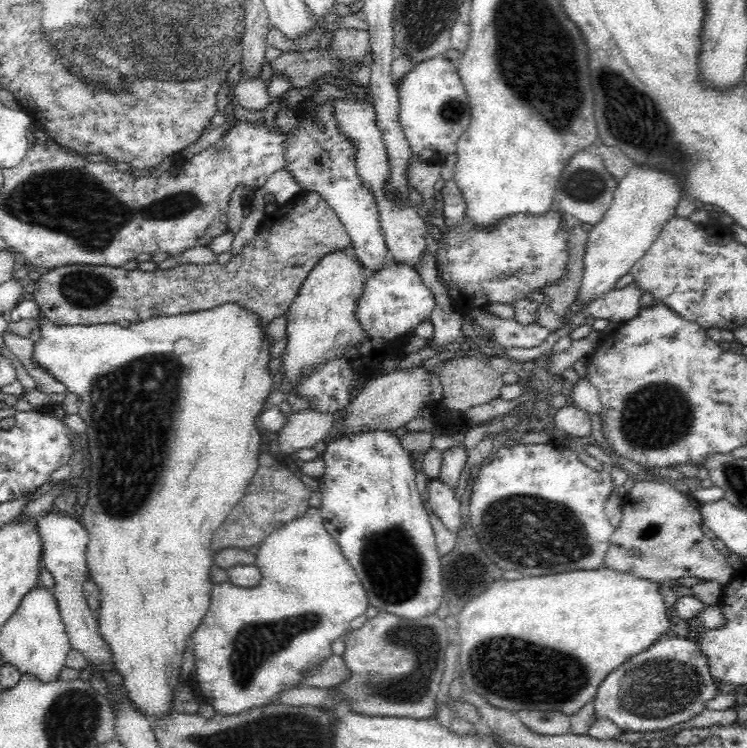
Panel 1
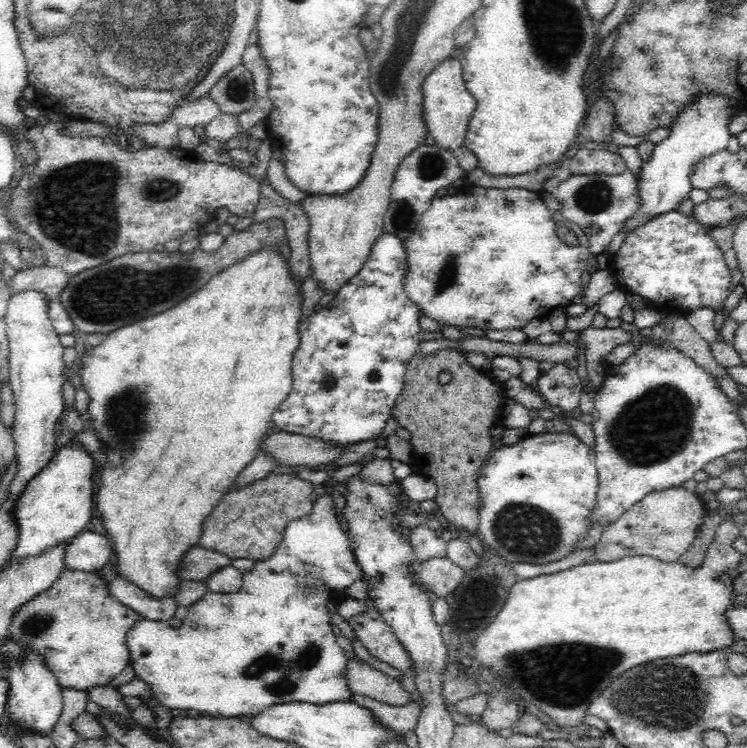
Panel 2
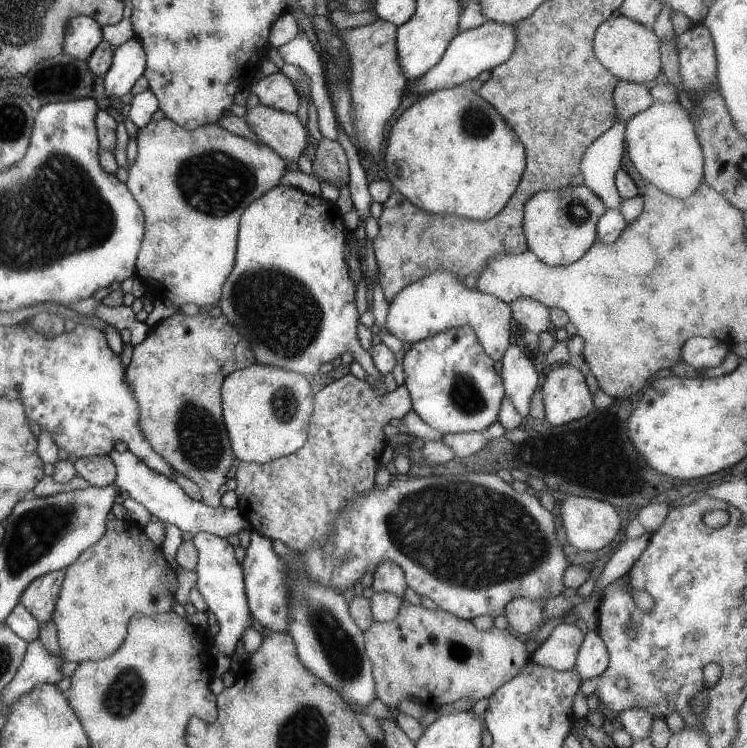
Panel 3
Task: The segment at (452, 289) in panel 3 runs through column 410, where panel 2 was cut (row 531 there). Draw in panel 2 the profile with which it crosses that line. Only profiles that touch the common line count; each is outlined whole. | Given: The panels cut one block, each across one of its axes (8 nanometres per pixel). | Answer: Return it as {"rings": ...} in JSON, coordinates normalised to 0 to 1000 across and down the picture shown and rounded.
{"rings":[[[435,662],[426,664],[419,671],[416,687],[396,695],[390,695],[383,701],[378,711],[378,722],[369,730],[369,735],[356,746],[356,749],[343,749],[337,759],[325,765],[325,779],[319,791],[278,791],[269,802],[249,810],[250,822],[242,829],[242,836],[233,841],[225,830],[217,829],[185,829],[171,845],[169,845],[169,861],[171,865],[173,888],[183,901],[183,906],[190,908],[201,918],[202,928],[225,947],[244,947],[249,949],[264,949],[274,952],[276,957],[313,959],[325,957],[336,960],[347,952],[355,951],[367,943],[383,940],[415,940],[436,941],[442,939],[469,937],[471,926],[463,916],[463,882],[465,877],[458,866],[450,860],[452,849],[450,838],[443,833],[443,821],[450,802],[458,797],[467,783],[478,775],[485,775],[485,763],[474,747],[469,735],[466,718],[458,707],[447,683],[444,664]]]}

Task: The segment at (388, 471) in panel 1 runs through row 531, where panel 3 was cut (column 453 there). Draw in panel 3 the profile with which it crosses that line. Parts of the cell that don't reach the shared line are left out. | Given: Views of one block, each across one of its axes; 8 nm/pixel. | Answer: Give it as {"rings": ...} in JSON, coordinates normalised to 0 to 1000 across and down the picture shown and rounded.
{"rings":[[[628,436],[598,439],[574,449],[569,455],[549,460],[537,481],[538,501],[542,521],[549,529],[550,548],[577,572],[586,575],[592,582],[643,576],[648,579],[655,567],[665,563],[665,553],[675,519],[668,500],[660,493],[660,481],[647,471],[636,444]]]}

